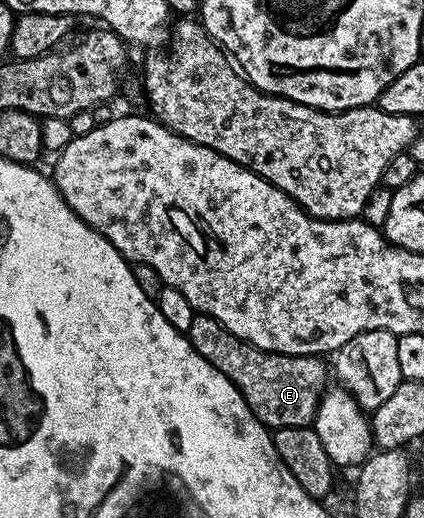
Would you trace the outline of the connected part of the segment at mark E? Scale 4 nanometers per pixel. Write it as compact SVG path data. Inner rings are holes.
M200 313L194 314L187 334L195 350L207 362L215 365L223 377L235 384L243 401L247 401L251 413L255 413L262 425L276 429L312 424L321 397L327 390L325 382L331 379L331 371L324 358L316 355L276 355L270 351L261 351L235 337L235 333L231 333L211 316Z

